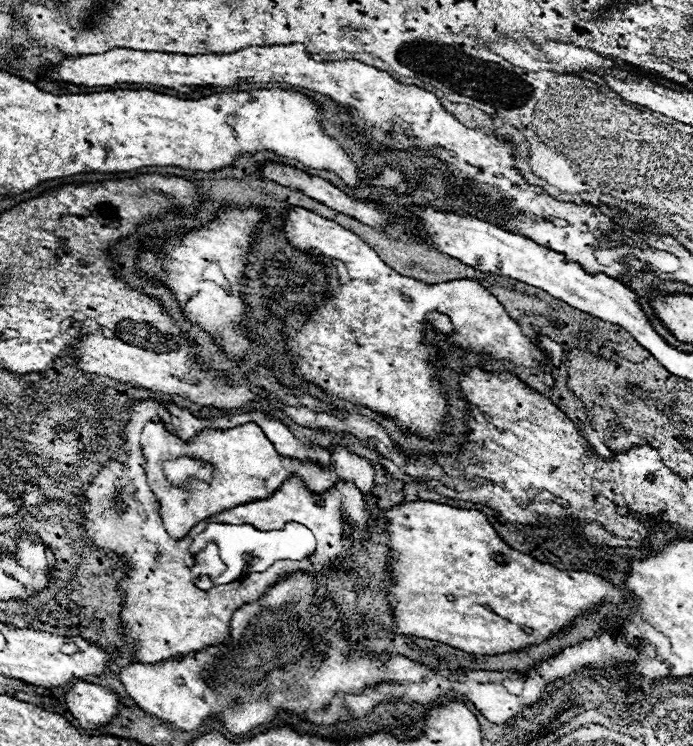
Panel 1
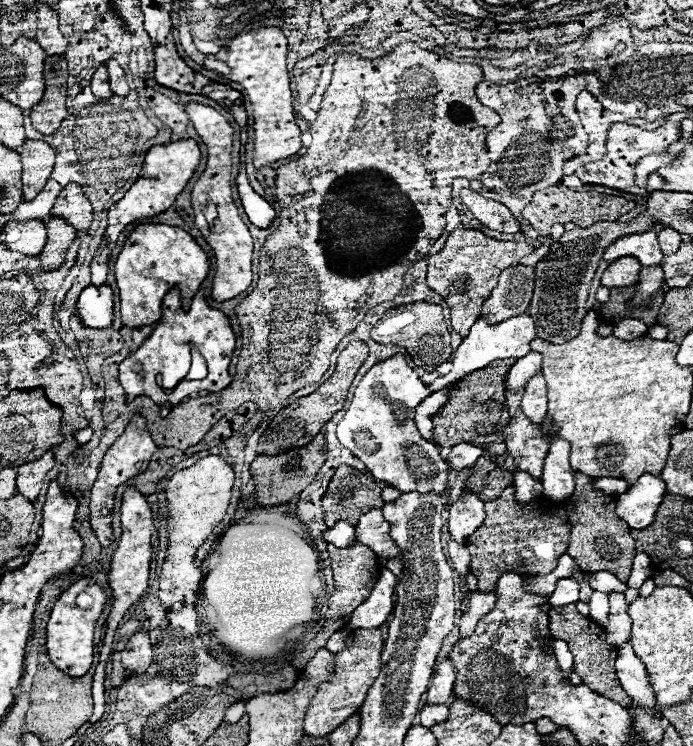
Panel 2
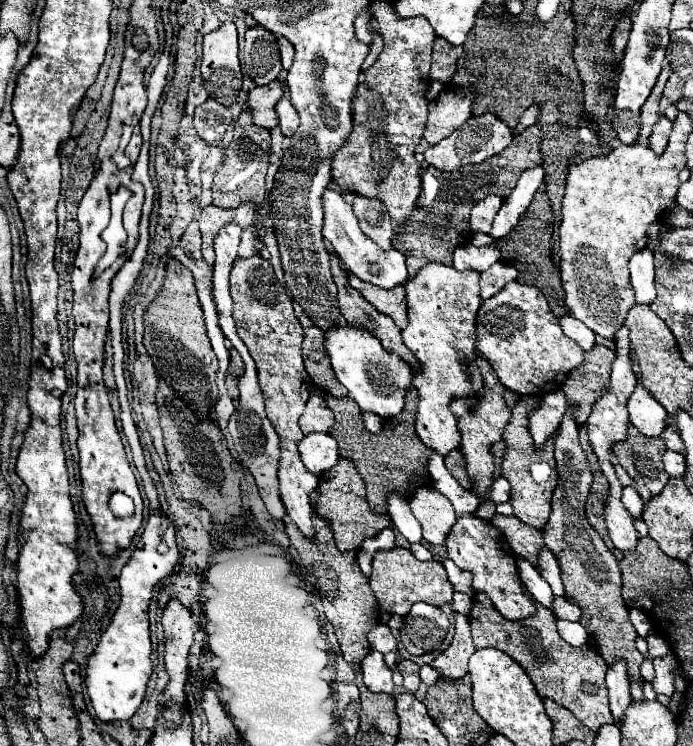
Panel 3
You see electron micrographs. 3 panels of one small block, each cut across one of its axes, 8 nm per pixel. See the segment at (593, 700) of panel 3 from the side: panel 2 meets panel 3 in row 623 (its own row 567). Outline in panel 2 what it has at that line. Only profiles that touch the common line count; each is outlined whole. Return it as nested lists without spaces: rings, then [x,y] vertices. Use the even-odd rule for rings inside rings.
[[[508,486],[500,498],[484,504],[484,512],[486,518],[482,526],[466,540],[466,548],[472,556],[470,572],[478,578],[480,592],[492,592],[496,588],[498,576],[502,572],[510,572],[510,568],[514,568],[514,572],[526,572],[528,576],[550,574],[558,566],[558,558],[566,554],[570,522],[560,504],[538,496],[534,504],[518,506],[514,500],[514,486]]]

